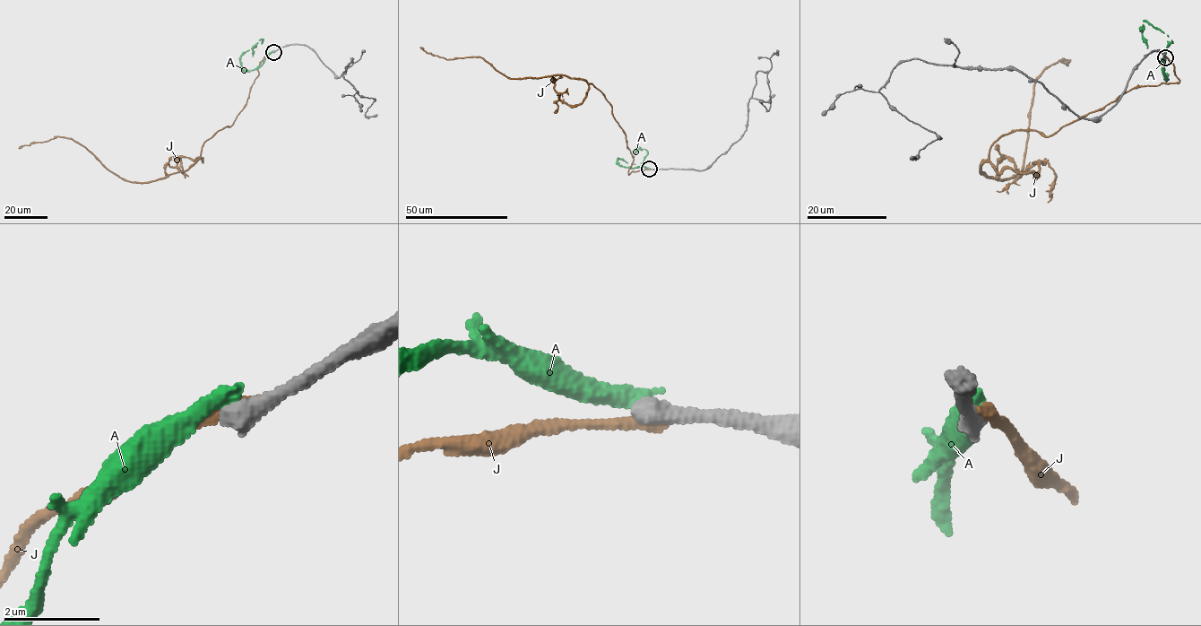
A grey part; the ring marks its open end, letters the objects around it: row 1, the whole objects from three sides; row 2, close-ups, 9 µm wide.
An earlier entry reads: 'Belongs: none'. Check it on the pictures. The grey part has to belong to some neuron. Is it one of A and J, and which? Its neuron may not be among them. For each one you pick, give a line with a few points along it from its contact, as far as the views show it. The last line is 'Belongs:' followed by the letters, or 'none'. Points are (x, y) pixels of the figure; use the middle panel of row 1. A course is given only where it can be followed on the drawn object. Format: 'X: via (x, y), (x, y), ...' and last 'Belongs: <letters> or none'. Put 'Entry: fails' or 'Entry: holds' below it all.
Belongs: none
Entry: holds

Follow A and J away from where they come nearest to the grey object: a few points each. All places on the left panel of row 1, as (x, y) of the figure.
A: (273, 51), (260, 66), (252, 70), (242, 68), (240, 57), (263, 40), (252, 49), (253, 56)
J: (273, 51), (231, 126), (184, 170), (129, 181), (72, 139), (19, 148)

